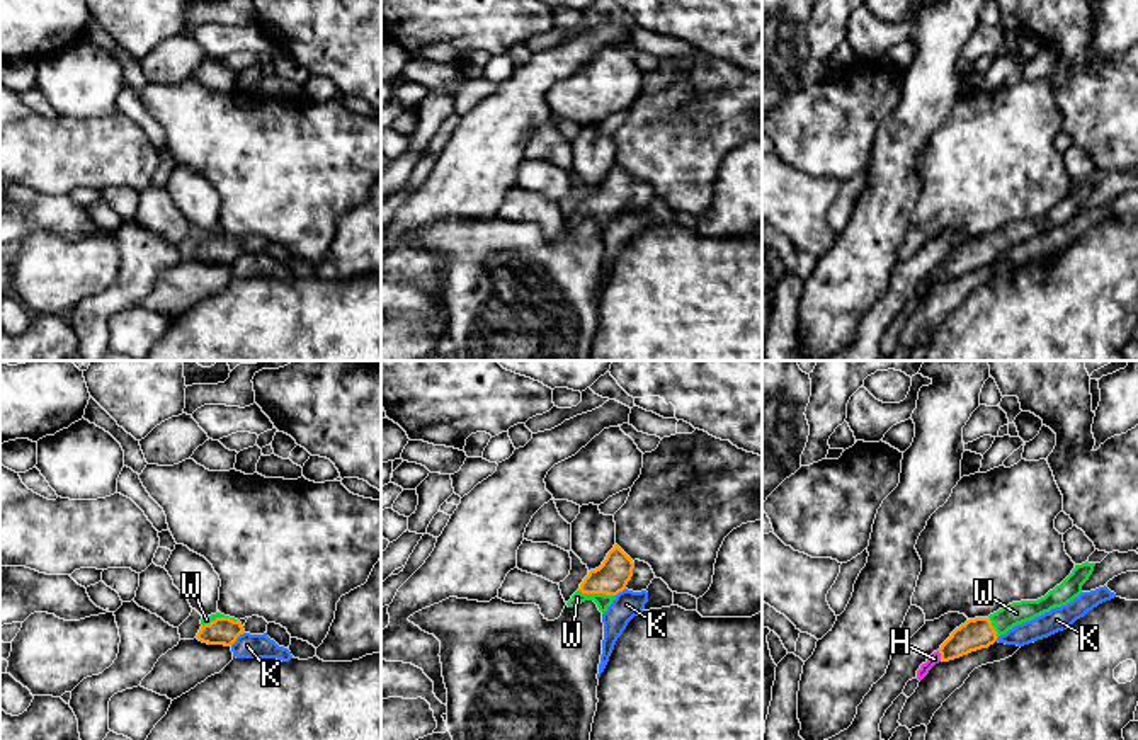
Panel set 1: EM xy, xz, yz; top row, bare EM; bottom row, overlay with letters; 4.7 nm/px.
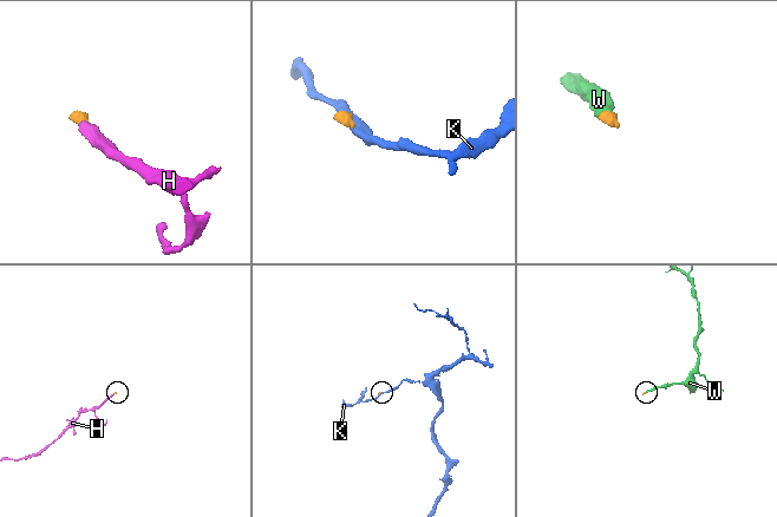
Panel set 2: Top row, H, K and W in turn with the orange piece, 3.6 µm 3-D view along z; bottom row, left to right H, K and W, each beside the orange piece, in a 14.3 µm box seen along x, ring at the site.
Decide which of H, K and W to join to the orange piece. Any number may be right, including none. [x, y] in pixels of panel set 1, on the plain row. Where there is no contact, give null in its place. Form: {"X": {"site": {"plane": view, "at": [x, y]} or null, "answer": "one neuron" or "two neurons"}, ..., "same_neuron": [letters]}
{"H": {"site": {"plane": "yz", "at": [941, 274]}, "answer": "one neuron"}, "K": {"site": {"plane": "xy", "at": [237, 256]}, "answer": "two neurons"}, "W": {"site": {"plane": "xz", "at": [597, 211]}, "answer": "one neuron"}, "same_neuron": ["H", "W"]}

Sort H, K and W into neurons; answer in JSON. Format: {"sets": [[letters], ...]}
{"sets": [["H", "W"], ["K"]]}

